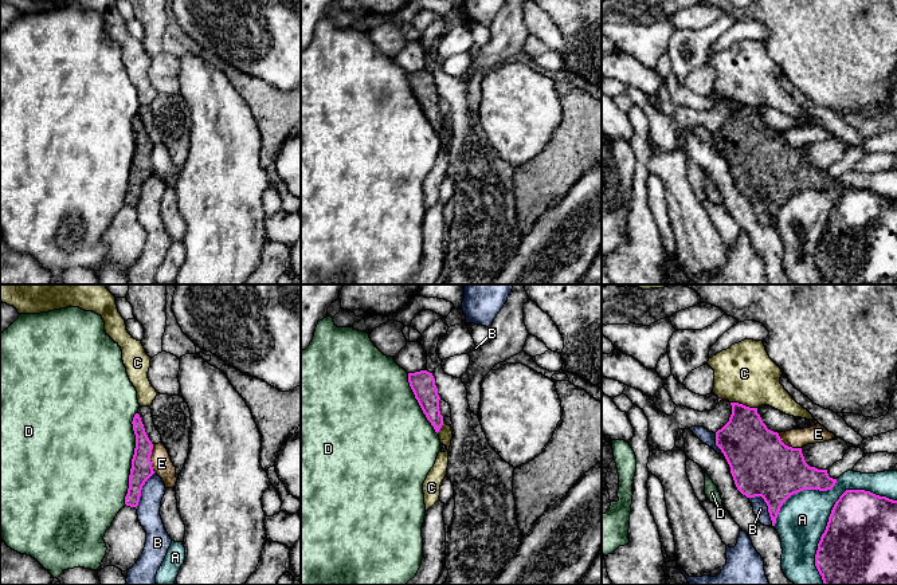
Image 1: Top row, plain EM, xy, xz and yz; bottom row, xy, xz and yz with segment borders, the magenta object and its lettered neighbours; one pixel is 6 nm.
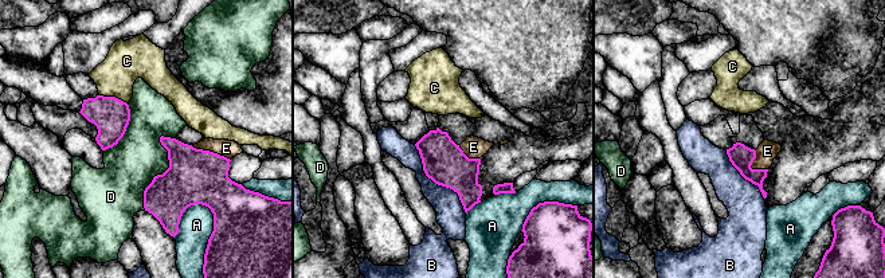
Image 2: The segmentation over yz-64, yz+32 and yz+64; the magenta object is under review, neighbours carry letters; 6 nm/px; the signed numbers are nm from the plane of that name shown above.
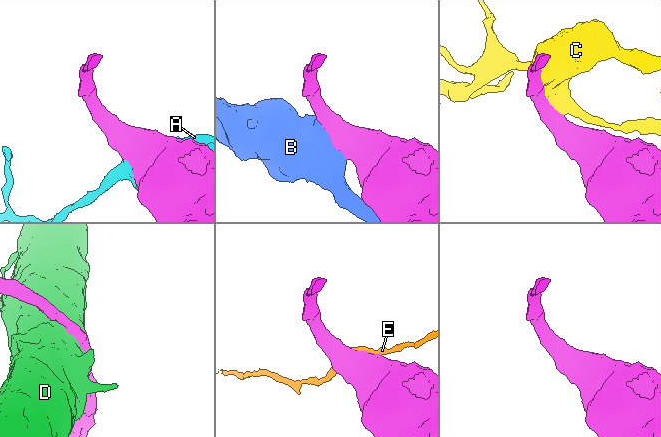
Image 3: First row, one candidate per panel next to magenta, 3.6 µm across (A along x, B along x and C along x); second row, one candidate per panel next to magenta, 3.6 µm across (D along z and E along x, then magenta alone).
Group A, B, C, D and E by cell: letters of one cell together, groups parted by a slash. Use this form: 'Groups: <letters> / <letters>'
Groups: A / B / C / D / E

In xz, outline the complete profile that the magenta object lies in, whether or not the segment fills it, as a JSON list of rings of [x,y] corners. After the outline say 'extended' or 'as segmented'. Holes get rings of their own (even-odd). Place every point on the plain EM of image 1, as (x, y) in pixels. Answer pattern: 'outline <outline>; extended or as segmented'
outline [[[420,70],[408,72],[408,82],[427,119],[438,133],[443,125],[443,115],[439,110],[439,94],[432,72]]]; as segmented

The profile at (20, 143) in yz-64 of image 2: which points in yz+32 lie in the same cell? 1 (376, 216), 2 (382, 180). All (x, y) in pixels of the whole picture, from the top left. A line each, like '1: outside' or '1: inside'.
1: inside
2: outside

